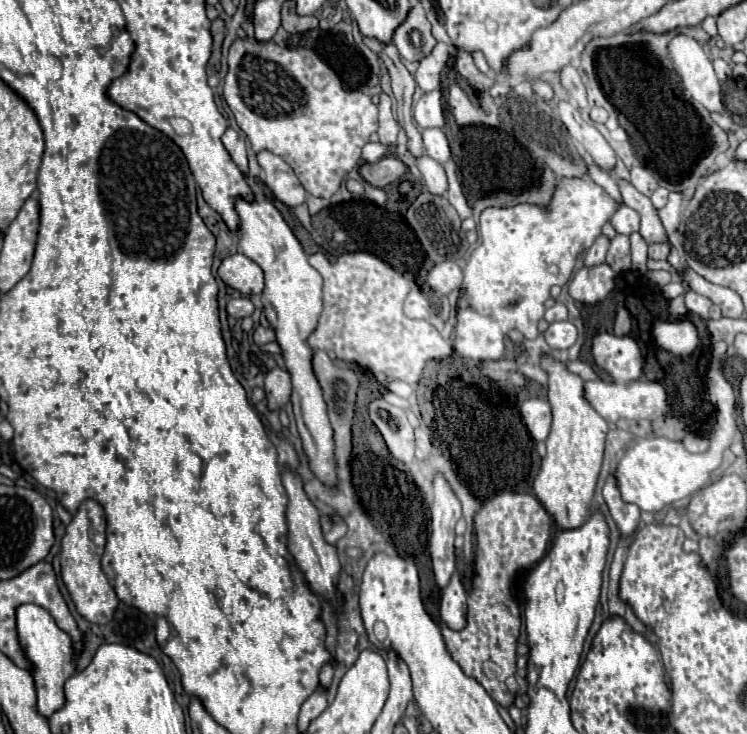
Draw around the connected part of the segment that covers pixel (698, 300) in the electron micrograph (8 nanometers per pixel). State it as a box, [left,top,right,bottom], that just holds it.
[686,292,712,320]

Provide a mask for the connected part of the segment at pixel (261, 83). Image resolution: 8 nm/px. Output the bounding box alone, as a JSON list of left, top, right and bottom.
[224,36,378,198]

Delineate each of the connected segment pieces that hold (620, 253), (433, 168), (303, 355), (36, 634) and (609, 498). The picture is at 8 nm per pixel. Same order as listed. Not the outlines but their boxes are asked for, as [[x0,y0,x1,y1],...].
[[606,234,630,272],[416,154,446,194],[234,192,336,486],[16,604,78,718],[602,470,640,536]]

